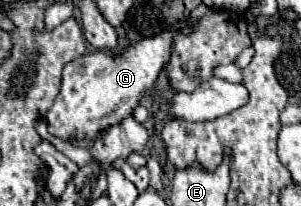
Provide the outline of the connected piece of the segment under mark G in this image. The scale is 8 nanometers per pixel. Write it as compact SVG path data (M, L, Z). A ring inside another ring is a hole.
M179 22L169 32L163 32L155 38L143 38L135 46L115 52L115 56L109 52L93 52L69 62L63 68L61 92L45 118L49 132L63 140L93 140L103 128L117 124L127 114L131 114L139 104L139 98L155 84L159 72L167 64L171 54L171 38L179 30L187 32L183 22Z

